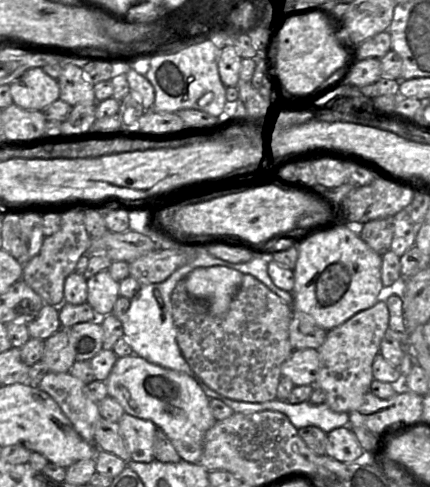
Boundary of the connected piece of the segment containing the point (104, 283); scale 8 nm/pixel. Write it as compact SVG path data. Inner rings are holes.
M108 270L87 280L87 303L92 306L98 318L113 313L119 296L119 282L113 279Z

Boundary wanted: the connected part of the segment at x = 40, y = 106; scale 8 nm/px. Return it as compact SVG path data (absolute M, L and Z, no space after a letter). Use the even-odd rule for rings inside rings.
M41 67L30 68L10 84L13 103L25 110L43 111L59 99L57 79L47 75Z

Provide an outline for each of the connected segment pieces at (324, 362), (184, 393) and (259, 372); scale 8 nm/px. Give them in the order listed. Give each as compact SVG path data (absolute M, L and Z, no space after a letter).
M381 299L372 307L356 313L341 325L327 331L324 343L317 349L319 373L313 386L324 390L325 403L332 411L349 413L357 409L363 396L370 391L371 382L374 380L372 364L379 354L388 323L388 307Z
M132 354L118 357L105 382L108 395L116 399L126 413L152 421L167 435L182 460L199 463L204 449L205 435L217 421L210 408L210 399L193 378L183 372L161 367Z
M243 274L243 279L239 291L232 300L227 313L214 316L207 309L206 305L196 299L192 298L185 286L185 278L180 280L174 287L171 294L172 317L176 328L176 340L181 350L181 354L192 369L192 371L201 378L201 380L212 390L221 394L222 396L235 401L263 403L272 401L277 398L277 388L282 377L281 366L290 357L294 351L289 338L289 326L293 316L293 309L274 292L272 292L265 284L250 274Z

